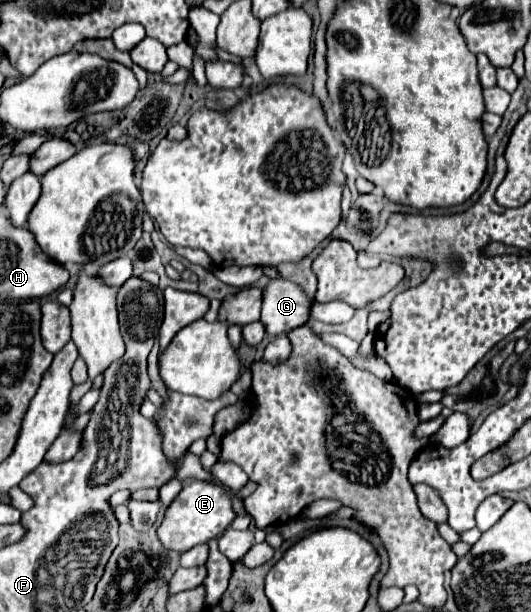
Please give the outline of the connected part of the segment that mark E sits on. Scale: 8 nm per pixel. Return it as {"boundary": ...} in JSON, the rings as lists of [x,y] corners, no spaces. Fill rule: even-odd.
{"boundary":[[[189,481],[181,489],[181,493],[173,499],[173,503],[167,507],[163,523],[157,529],[157,537],[171,551],[185,553],[187,549],[199,543],[207,543],[209,539],[221,535],[231,525],[233,519],[235,519],[235,513],[231,509],[231,499],[217,483]]]}

